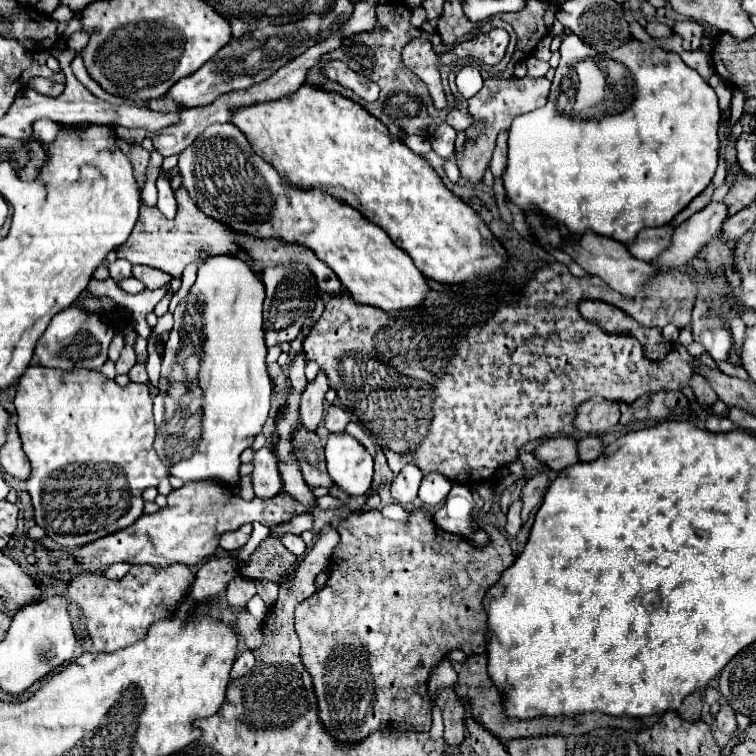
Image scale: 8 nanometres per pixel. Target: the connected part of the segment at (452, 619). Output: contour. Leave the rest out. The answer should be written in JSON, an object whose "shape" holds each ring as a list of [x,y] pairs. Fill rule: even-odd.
{"shape":[[[423,508],[407,512],[407,522],[387,520],[381,516],[379,510],[369,510],[363,514],[351,512],[339,522],[337,532],[339,532],[341,540],[333,550],[329,578],[327,578],[325,588],[319,590],[317,594],[309,596],[307,600],[303,600],[295,610],[295,630],[299,632],[299,638],[301,638],[301,658],[309,670],[309,674],[313,676],[313,686],[315,686],[315,694],[319,700],[319,718],[325,718],[325,726],[329,728],[329,732],[333,732],[335,736],[341,736],[341,740],[353,740],[353,738],[361,740],[361,738],[369,736],[373,730],[381,730],[389,724],[405,728],[405,730],[407,728],[413,728],[413,730],[429,730],[431,728],[431,700],[427,696],[427,680],[433,674],[433,670],[439,666],[439,662],[453,650],[463,650],[465,654],[483,654],[485,652],[485,612],[483,612],[481,600],[485,596],[485,590],[491,584],[495,584],[499,580],[501,572],[505,568],[509,568],[515,560],[507,538],[497,530],[497,526],[487,524],[483,530],[489,536],[489,544],[483,548],[477,548],[467,538],[461,538],[461,536],[441,530],[435,524],[433,514]]]}

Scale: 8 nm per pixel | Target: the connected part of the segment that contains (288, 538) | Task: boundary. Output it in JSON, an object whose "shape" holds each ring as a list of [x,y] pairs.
{"shape":[[[283,534],[283,536],[279,538],[279,542],[281,542],[287,550],[291,550],[295,556],[303,556],[303,554],[305,554],[305,542],[303,542],[301,536]]]}

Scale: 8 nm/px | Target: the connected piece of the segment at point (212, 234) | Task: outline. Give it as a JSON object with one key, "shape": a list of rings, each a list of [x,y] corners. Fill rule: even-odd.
{"shape":[[[183,186],[175,192],[175,200],[177,200],[177,216],[173,220],[167,220],[155,206],[141,204],[139,220],[137,226],[133,228],[133,234],[121,248],[115,248],[117,258],[127,258],[131,264],[151,266],[181,278],[183,268],[197,260],[199,250],[205,250],[209,254],[239,252],[239,246],[231,238],[231,228],[201,214],[201,210],[197,210],[193,198],[189,198],[189,192]]]}

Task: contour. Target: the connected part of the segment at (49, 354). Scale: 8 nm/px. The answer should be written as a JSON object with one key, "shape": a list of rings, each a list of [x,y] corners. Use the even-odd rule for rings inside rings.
{"shape":[[[69,306],[53,316],[49,328],[37,342],[35,356],[39,358],[39,364],[59,370],[71,370],[73,366],[99,370],[107,360],[107,348],[111,344],[111,338],[113,338],[113,326],[105,316],[89,314],[79,306]]]}

